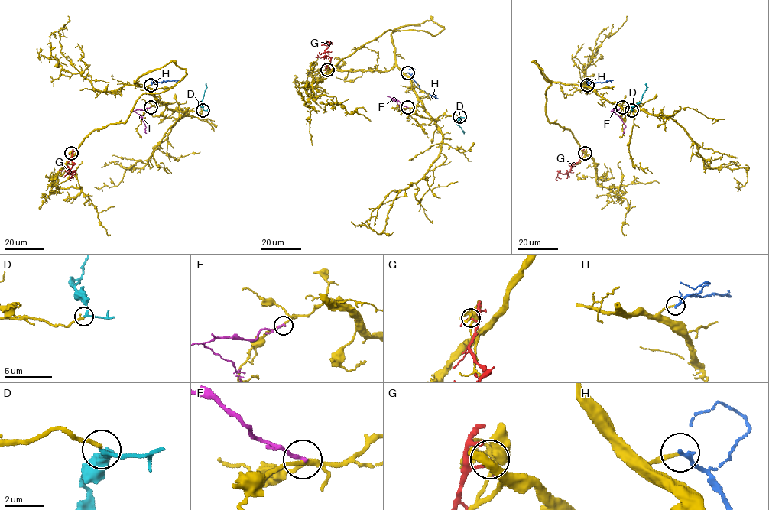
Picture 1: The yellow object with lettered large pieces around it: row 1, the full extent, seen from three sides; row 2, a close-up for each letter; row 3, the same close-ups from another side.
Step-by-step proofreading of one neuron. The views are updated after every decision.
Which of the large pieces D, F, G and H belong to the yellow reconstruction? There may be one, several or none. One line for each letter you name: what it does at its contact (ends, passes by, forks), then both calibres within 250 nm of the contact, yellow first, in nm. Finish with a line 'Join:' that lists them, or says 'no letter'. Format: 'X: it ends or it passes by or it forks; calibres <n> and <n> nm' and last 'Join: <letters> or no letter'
D: it passes by; calibres 240 and 180 nm
Join: D

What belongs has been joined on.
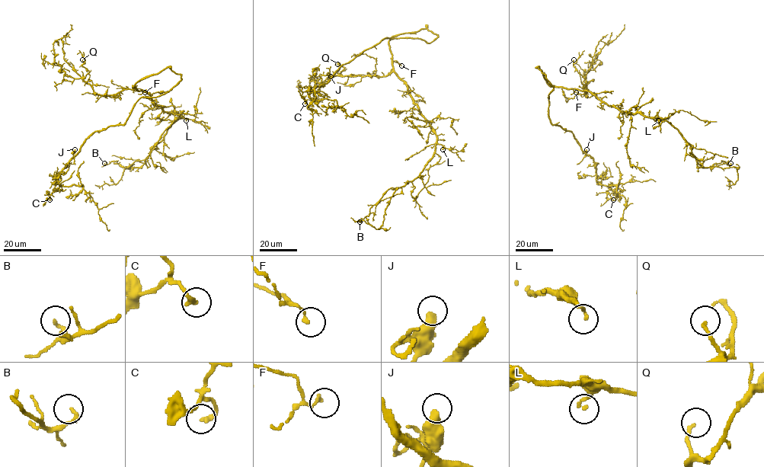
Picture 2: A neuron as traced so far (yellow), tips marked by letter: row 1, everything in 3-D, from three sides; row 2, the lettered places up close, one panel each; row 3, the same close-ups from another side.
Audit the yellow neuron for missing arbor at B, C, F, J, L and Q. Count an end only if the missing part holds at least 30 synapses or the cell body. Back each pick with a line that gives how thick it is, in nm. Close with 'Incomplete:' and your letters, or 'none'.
Incomplete: none

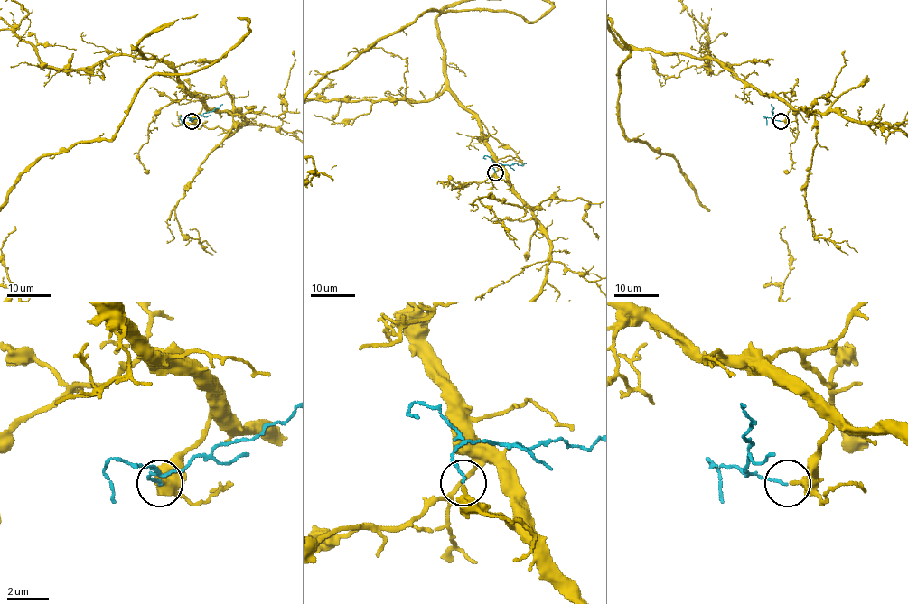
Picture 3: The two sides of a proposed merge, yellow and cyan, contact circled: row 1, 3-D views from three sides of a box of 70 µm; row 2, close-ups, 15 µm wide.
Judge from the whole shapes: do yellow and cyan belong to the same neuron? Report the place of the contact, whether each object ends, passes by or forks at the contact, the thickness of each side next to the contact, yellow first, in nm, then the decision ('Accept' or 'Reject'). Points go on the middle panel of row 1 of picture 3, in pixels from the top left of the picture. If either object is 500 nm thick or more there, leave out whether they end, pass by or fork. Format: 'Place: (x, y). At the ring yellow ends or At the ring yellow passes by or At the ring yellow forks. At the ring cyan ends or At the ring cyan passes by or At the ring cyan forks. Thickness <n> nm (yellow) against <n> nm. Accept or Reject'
Place: (495, 172). At the ring yellow ends. At the ring cyan ends. Thickness 360 nm (yellow) against 110 nm. Accept

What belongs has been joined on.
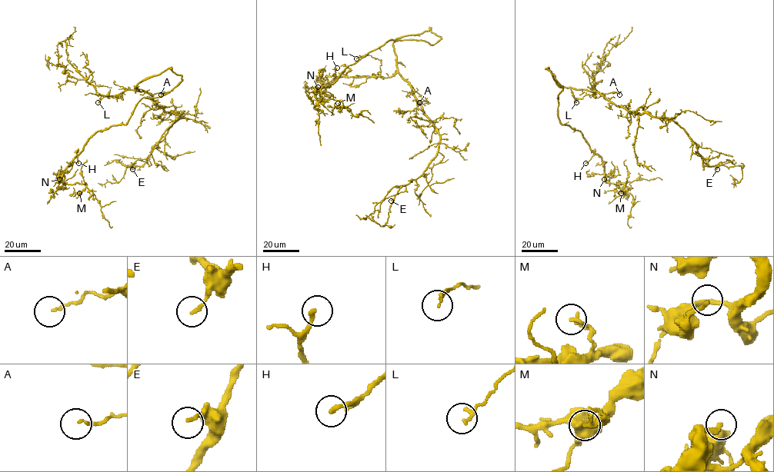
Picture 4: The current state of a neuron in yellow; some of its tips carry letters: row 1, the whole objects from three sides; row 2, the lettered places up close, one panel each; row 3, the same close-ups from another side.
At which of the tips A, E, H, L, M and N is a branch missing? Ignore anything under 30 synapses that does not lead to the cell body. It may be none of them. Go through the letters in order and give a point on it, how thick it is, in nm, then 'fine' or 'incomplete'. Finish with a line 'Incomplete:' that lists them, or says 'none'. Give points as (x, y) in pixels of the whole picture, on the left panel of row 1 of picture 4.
A: (161, 94) | 100 nm | fine
E: (132, 169) | 140 nm | fine
H: (78, 163) | 200 nm | incomplete
L: (98, 102) | 80 nm | fine
M: (79, 193) | 200 nm | fine
N: (59, 179) | 150 nm | fine
Incomplete: H

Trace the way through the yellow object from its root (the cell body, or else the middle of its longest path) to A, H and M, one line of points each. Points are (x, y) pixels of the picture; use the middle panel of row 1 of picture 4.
A: (416, 34), (398, 37), (393, 43), (393, 48), (398, 72), (425, 98), (419, 102)
H: (416, 34), (430, 30), (441, 38), (433, 44), (422, 40), (389, 40), (348, 65), (338, 77), (337, 68)
M: (416, 34), (441, 38), (389, 40), (369, 51), (321, 86), (323, 100), (338, 103)

